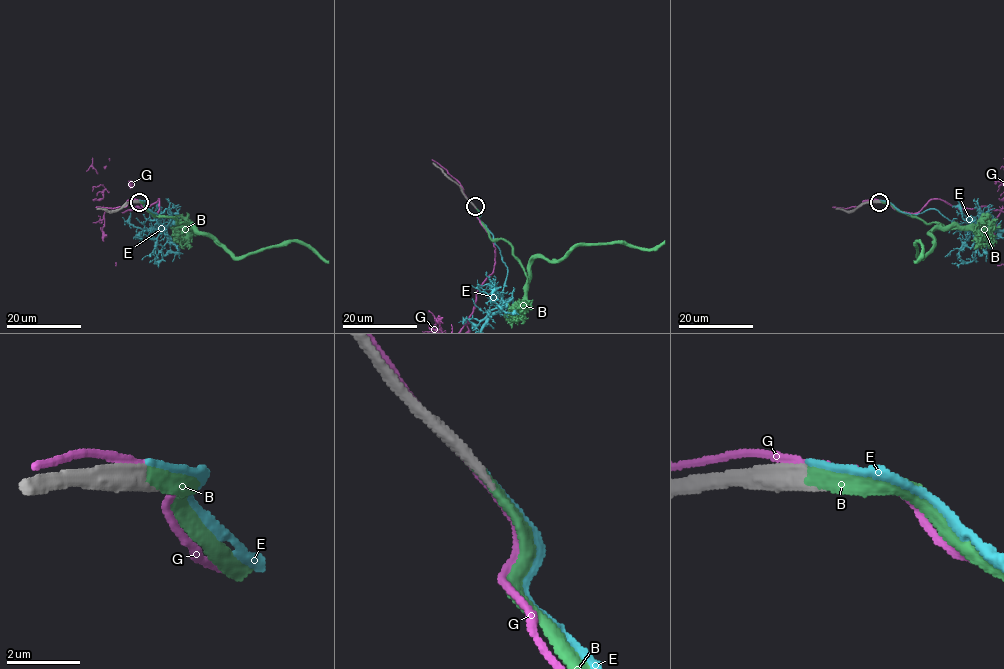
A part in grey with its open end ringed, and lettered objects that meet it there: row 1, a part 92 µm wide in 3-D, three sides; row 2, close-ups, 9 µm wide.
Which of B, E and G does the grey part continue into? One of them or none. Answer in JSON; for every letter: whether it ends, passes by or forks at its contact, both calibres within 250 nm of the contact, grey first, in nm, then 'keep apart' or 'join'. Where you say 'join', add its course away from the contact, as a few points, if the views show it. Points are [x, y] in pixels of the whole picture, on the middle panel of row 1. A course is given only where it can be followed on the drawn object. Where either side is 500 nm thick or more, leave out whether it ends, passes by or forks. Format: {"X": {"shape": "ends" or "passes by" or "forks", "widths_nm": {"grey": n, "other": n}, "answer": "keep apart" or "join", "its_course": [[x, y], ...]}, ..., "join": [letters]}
{"B": {"shape": "ends", "widths_nm": {"grey": 480, "other": 360}, "answer": "join", "its_course": [[474, 206], [489, 236], [503, 239], [526, 272], [534, 258], [560, 260], [576, 246], [657, 248], [665, 241]]}, "E": {"shape": "ends", "widths_nm": {"grey": 480, "other": 180}, "answer": "keep apart"}, "G": {"widths_nm": {"grey": 600, "other": 180}, "answer": "keep apart"}, "join": ["B"]}

